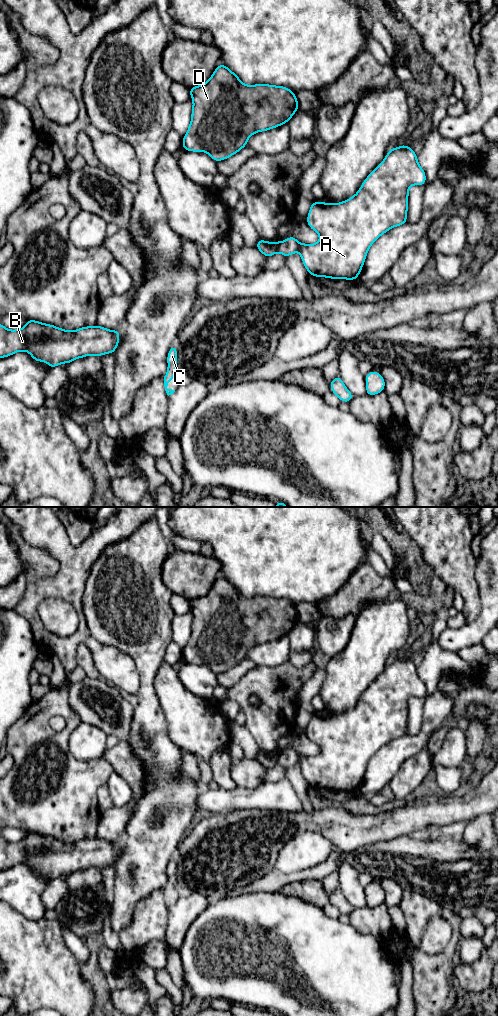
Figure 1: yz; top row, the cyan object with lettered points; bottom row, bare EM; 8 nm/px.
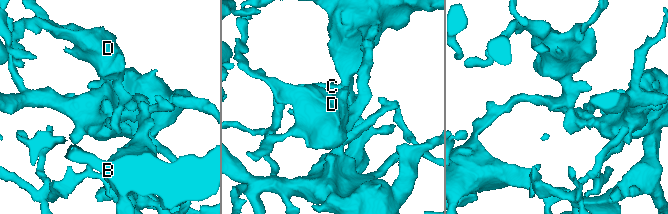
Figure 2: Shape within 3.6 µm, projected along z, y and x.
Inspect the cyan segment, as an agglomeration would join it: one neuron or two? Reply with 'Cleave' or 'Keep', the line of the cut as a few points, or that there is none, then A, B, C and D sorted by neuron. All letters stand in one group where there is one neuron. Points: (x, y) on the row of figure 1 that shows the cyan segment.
Cleave. Split along yz (279, 242), (276, 250). Groups: A / B C D

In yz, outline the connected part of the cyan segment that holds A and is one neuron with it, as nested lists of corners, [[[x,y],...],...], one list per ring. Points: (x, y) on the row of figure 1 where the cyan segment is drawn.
[[[407,144],[391,148],[354,196],[334,204],[312,202],[306,221],[319,234],[319,242],[303,244],[292,235],[279,242],[277,251],[286,258],[298,251],[309,275],[314,277],[354,281],[362,270],[370,246],[393,227],[408,223],[409,186],[425,184],[426,173],[418,164],[417,154]]]

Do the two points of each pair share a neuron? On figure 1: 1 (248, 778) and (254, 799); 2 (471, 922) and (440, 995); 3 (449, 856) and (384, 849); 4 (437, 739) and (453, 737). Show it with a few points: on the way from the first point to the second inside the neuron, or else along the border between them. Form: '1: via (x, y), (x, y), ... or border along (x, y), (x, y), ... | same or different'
1: border along (265, 783), (253, 788), (237, 787) | different
2: border along (462, 919), (460, 923), (460, 937) | different
3: via (433, 856), (400, 856) | same
4: border along (450, 728), (440, 749), (434, 755) | different

